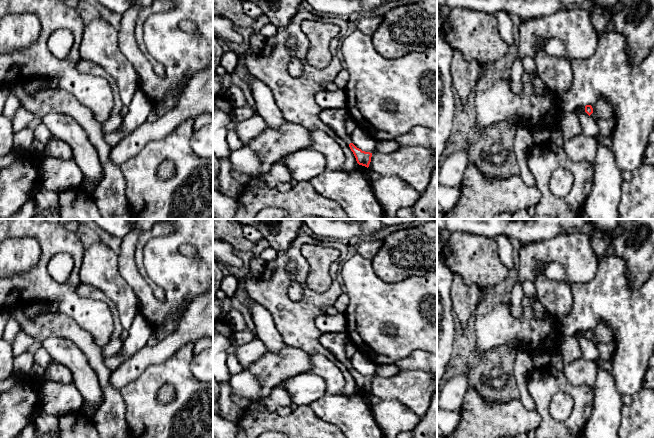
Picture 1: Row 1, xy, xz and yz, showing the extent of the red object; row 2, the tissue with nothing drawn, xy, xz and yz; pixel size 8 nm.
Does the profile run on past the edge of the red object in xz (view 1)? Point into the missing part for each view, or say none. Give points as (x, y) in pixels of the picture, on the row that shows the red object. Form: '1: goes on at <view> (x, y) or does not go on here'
1: goes on at xz (335, 118)

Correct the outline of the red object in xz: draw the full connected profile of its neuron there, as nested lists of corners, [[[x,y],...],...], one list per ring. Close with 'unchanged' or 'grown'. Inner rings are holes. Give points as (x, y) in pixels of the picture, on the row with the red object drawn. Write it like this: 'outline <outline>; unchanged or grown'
outline [[[326,109],[320,113],[320,118],[349,145],[357,163],[368,168],[372,153],[362,151],[352,143],[351,138],[346,133],[346,121],[349,117],[349,113],[346,109]]]; grown

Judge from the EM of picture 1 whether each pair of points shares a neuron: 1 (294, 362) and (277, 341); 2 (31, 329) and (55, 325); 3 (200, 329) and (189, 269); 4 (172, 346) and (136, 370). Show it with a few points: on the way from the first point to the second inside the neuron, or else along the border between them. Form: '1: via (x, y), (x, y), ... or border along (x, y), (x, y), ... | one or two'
1: border along (285, 344), (276, 352), (267, 351) | two
2: via (37, 328), (49, 325) | one
3: border along (202, 293), (187, 307) | two
4: via (163, 350), (157, 354), (152, 354), (144, 362) | one

